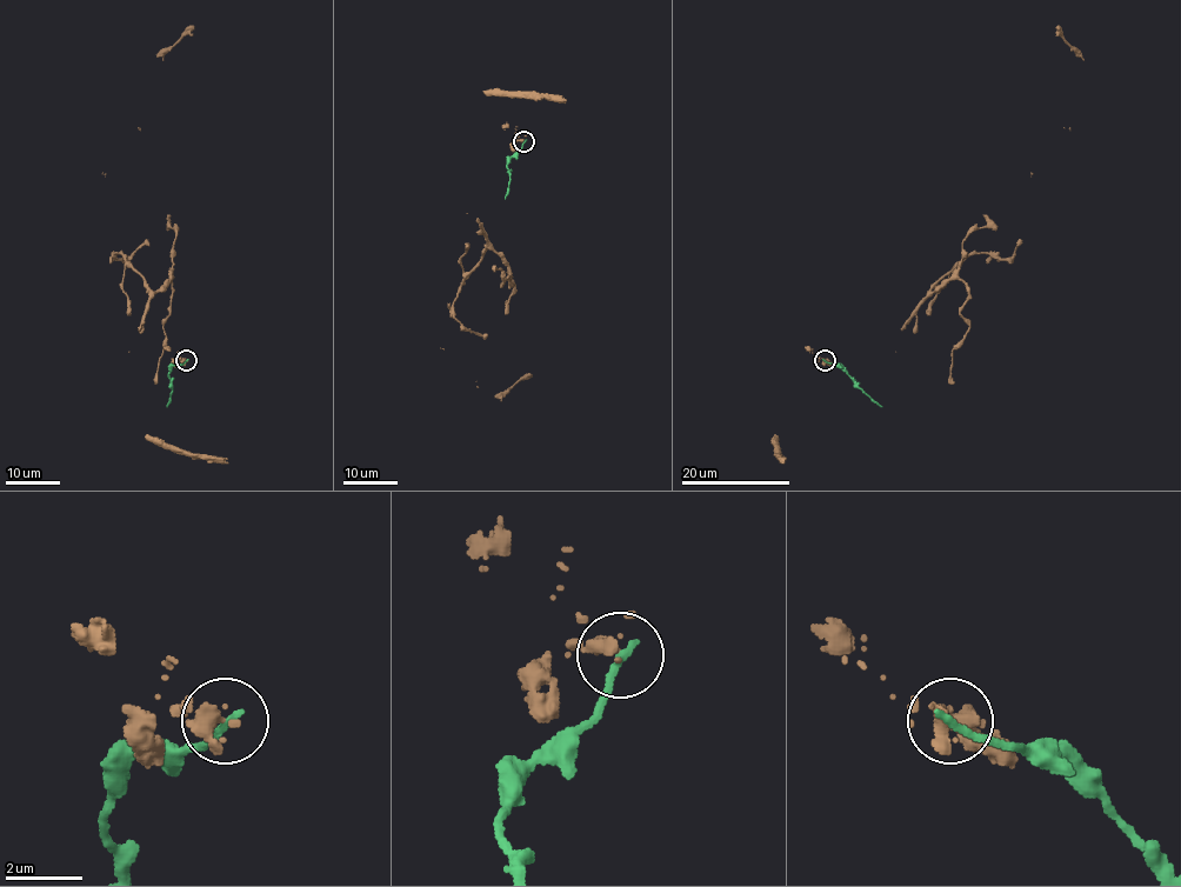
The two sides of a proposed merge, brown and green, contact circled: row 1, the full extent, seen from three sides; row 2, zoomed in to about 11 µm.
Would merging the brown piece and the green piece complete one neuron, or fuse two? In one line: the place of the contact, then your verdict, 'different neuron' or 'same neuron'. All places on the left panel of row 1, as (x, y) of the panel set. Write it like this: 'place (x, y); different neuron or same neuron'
place (186, 360); different neuron

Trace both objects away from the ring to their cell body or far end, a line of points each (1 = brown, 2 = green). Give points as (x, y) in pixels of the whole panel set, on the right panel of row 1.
1: (823, 361), (896, 351), (913, 311), (962, 260), (1011, 259), (1032, 173), (1071, 127), (1083, 59), (1058, 25)
2: (823, 361), (838, 364), (881, 407)

